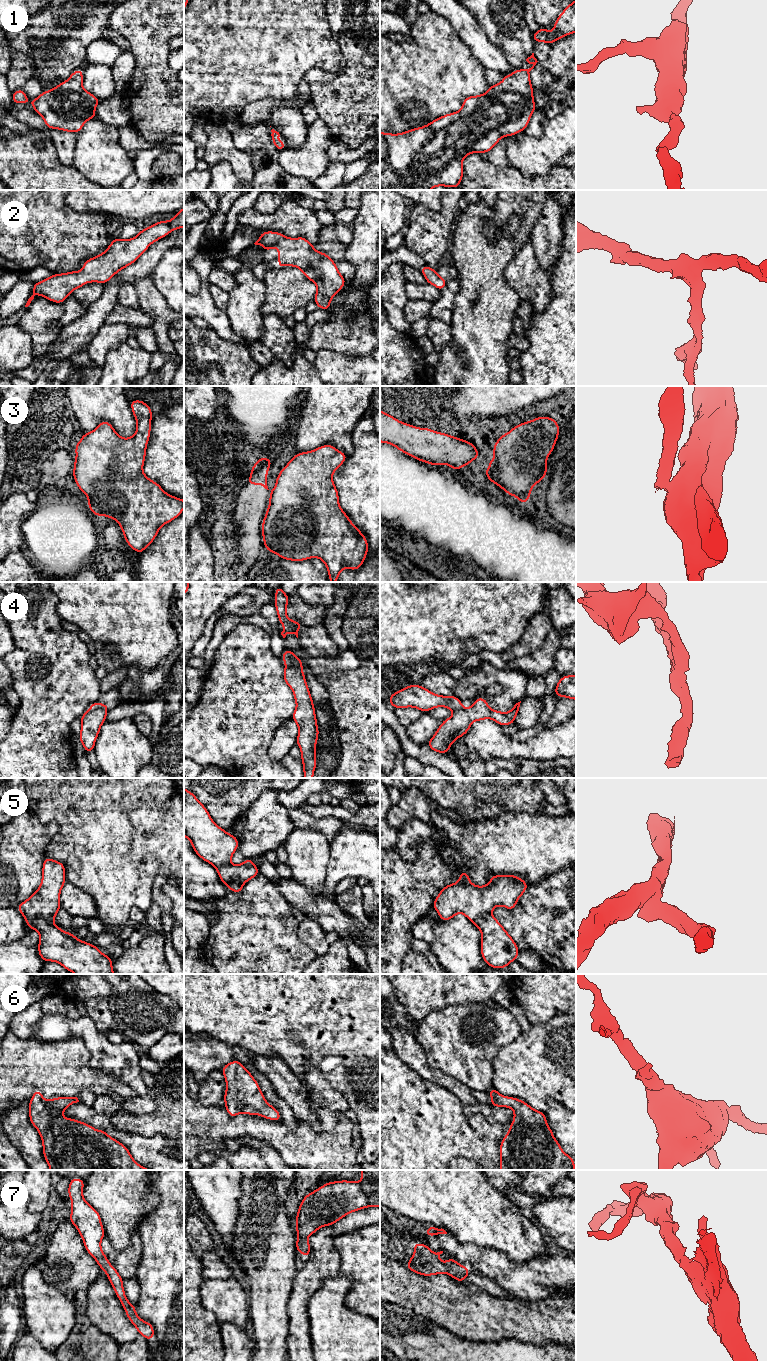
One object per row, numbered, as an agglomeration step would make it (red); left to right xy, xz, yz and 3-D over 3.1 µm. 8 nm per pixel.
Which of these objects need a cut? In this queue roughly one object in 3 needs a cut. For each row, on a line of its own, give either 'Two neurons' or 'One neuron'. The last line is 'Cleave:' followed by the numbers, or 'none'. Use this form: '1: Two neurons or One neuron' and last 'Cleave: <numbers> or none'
1: One neuron
2: One neuron
3: Two neurons
4: Two neurons
5: Two neurons
6: One neuron
7: One neuron
Cleave: 3, 4, 5

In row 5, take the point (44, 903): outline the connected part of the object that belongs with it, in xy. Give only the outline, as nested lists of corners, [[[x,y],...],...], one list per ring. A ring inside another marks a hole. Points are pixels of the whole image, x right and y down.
[[[45,857],[40,886],[27,900],[17,906],[28,928],[36,918],[43,918],[54,924],[54,919],[61,908],[60,893],[65,882],[65,865]]]

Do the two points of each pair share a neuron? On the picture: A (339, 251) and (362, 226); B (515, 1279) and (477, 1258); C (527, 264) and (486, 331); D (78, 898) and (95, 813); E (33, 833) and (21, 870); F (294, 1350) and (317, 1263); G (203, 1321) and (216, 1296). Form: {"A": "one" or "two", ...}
{"A": "two", "B": "one", "C": "two", "D": "two", "E": "one", "F": "one", "G": "two"}

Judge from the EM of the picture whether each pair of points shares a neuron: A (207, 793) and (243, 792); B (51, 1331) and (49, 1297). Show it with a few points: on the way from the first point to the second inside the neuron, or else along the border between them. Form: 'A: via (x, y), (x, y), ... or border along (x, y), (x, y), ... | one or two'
A: via (216, 791), (234, 792) | one
B: via (51, 1323), (49, 1305) | one

